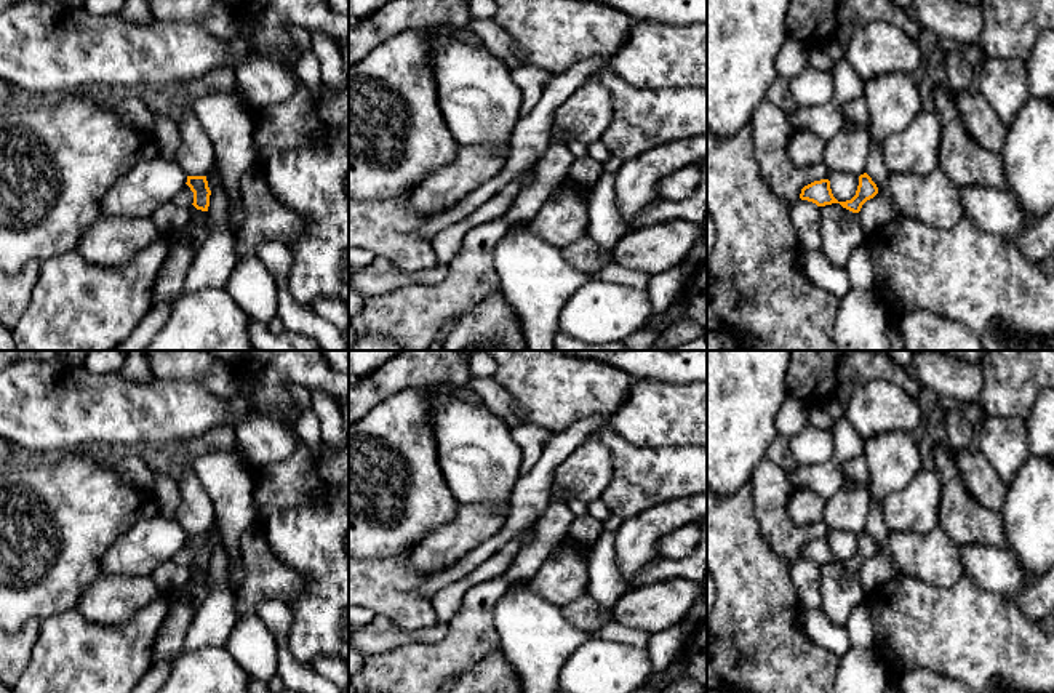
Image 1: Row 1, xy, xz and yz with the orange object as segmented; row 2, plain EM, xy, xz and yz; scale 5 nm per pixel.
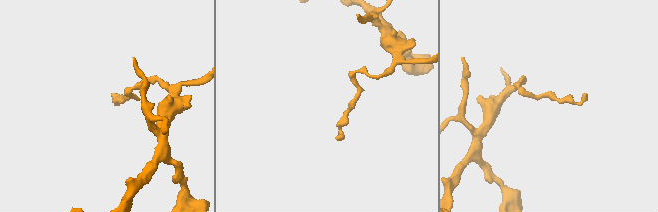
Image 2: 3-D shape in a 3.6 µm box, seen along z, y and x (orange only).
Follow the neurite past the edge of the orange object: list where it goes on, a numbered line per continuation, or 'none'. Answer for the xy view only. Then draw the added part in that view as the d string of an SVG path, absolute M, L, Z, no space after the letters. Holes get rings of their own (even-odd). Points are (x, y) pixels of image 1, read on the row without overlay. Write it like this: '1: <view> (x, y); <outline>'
none

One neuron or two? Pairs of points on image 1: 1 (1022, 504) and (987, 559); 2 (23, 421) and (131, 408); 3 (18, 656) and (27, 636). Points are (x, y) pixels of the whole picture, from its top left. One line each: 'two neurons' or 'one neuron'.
1: two neurons
2: one neuron
3: one neuron

